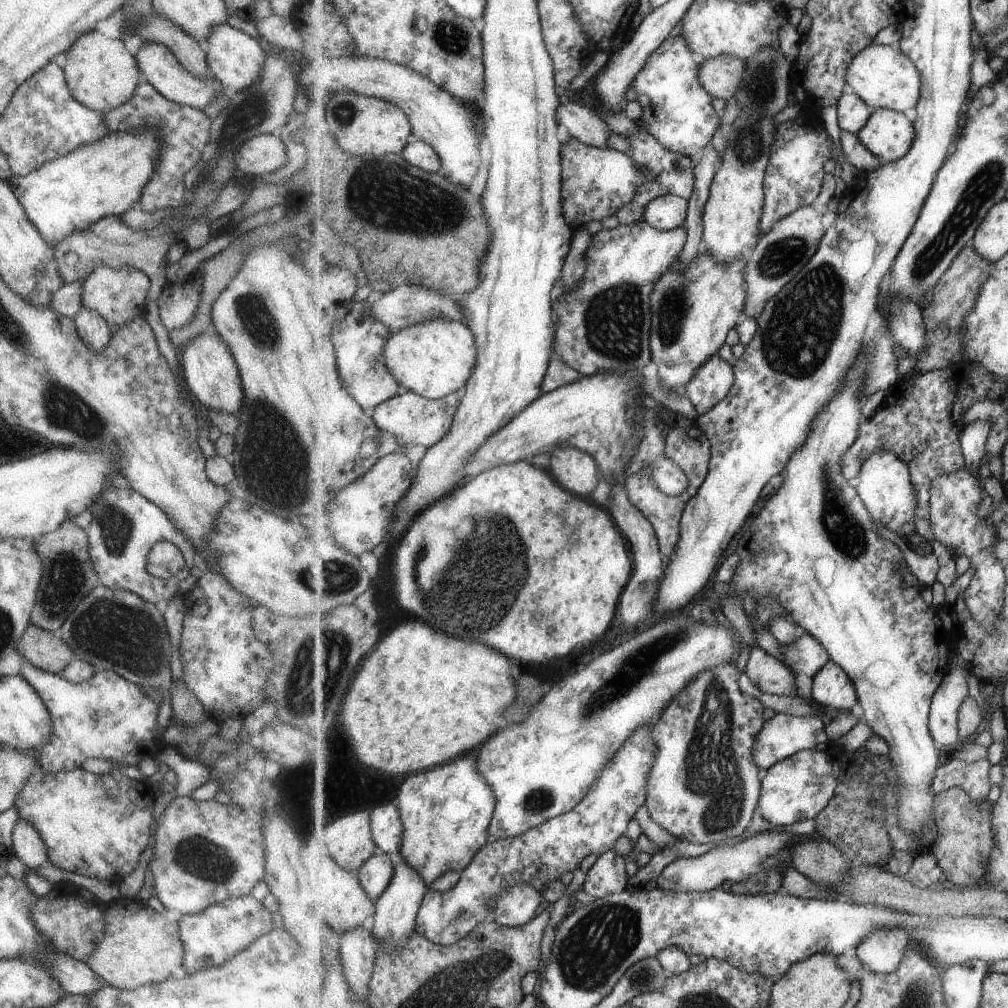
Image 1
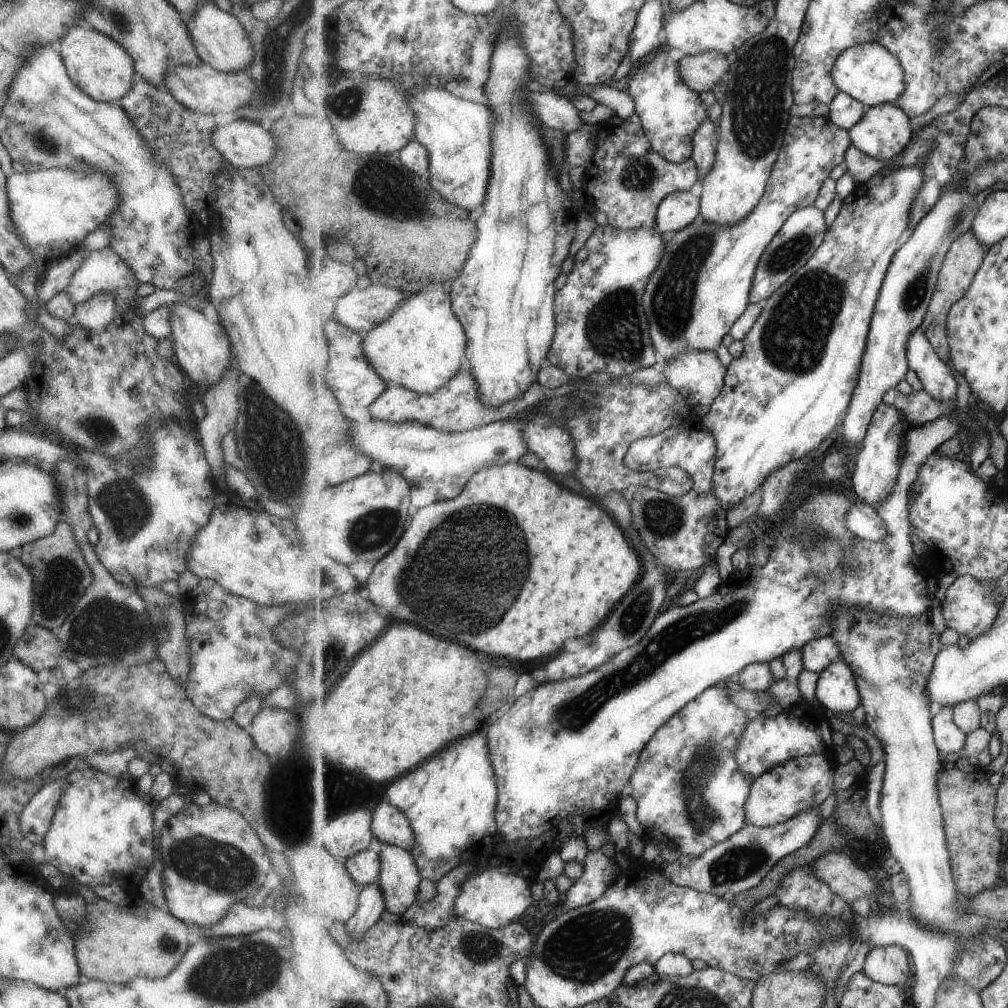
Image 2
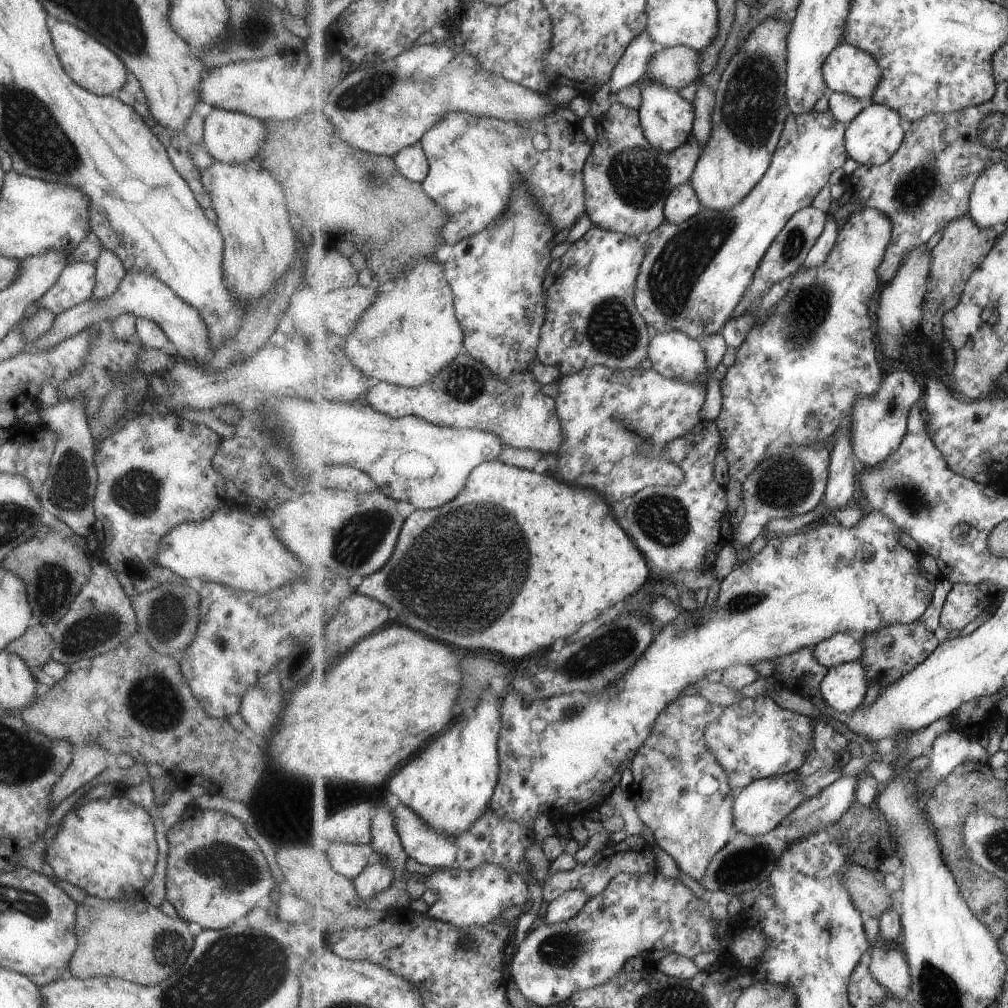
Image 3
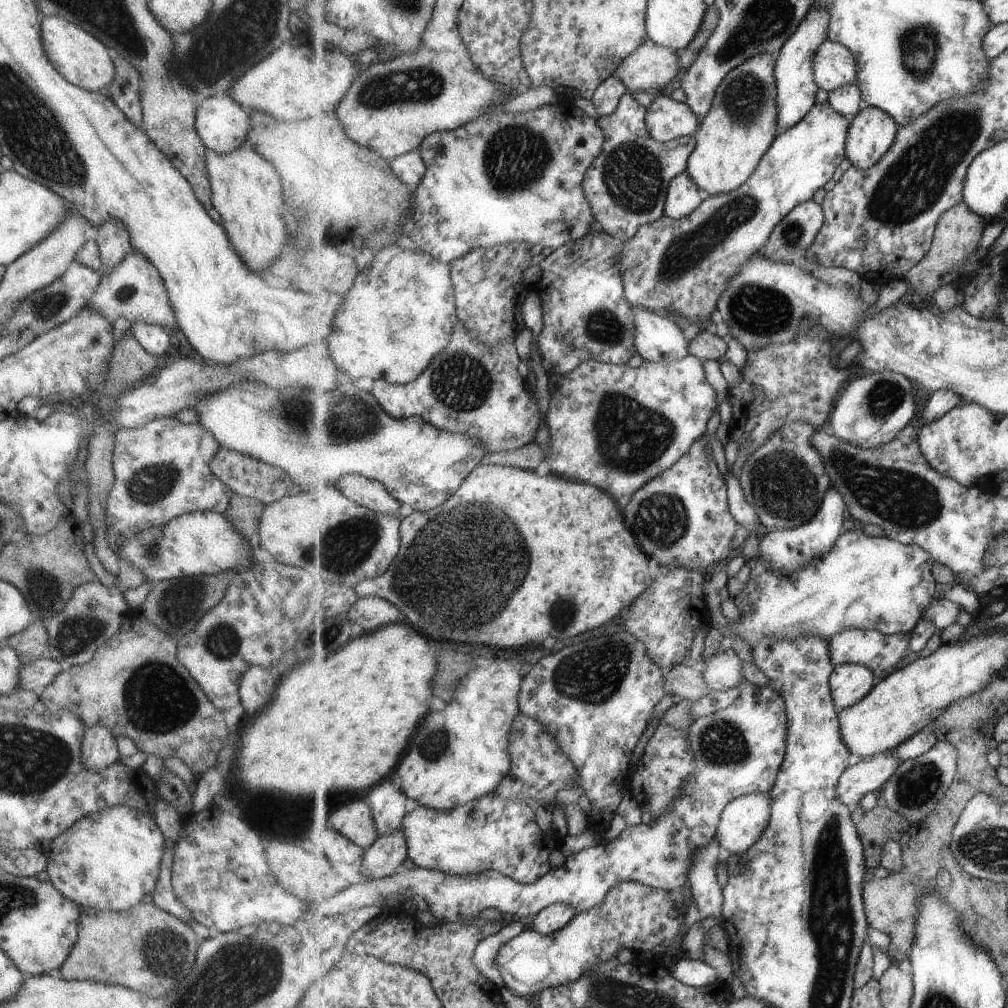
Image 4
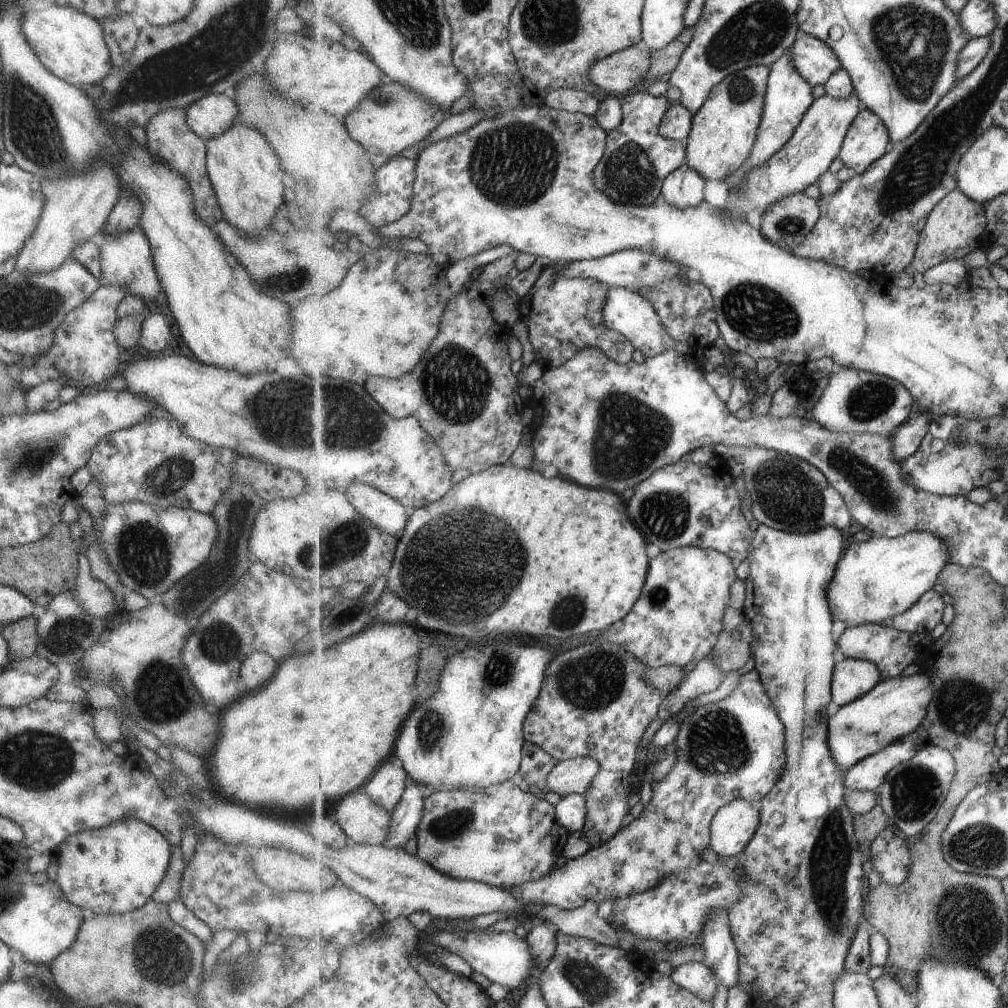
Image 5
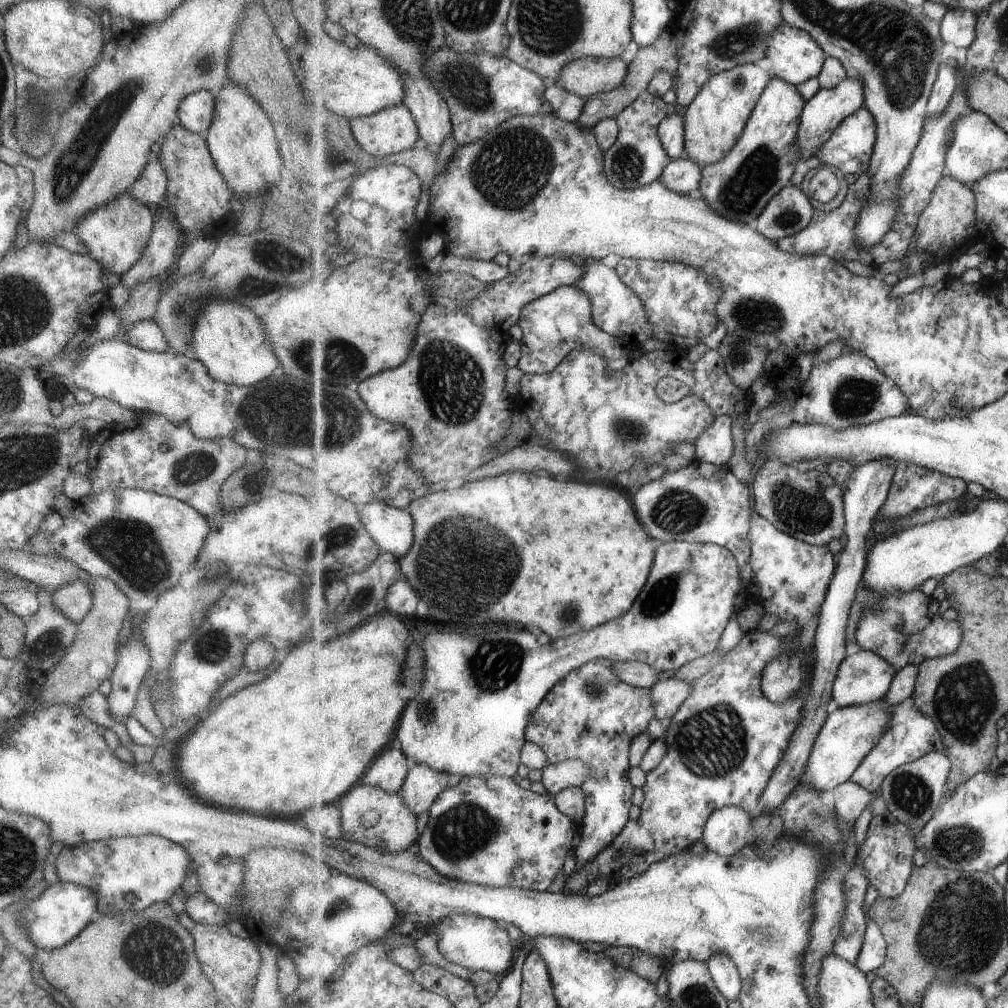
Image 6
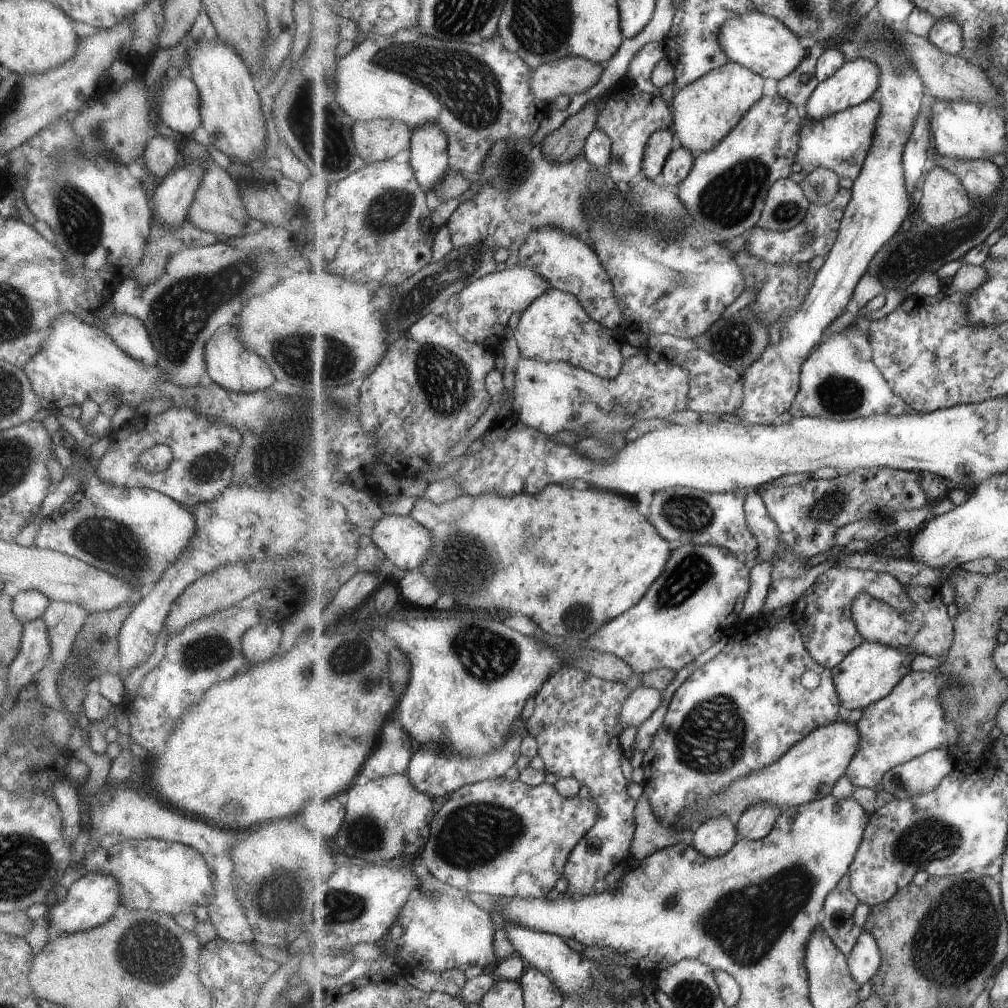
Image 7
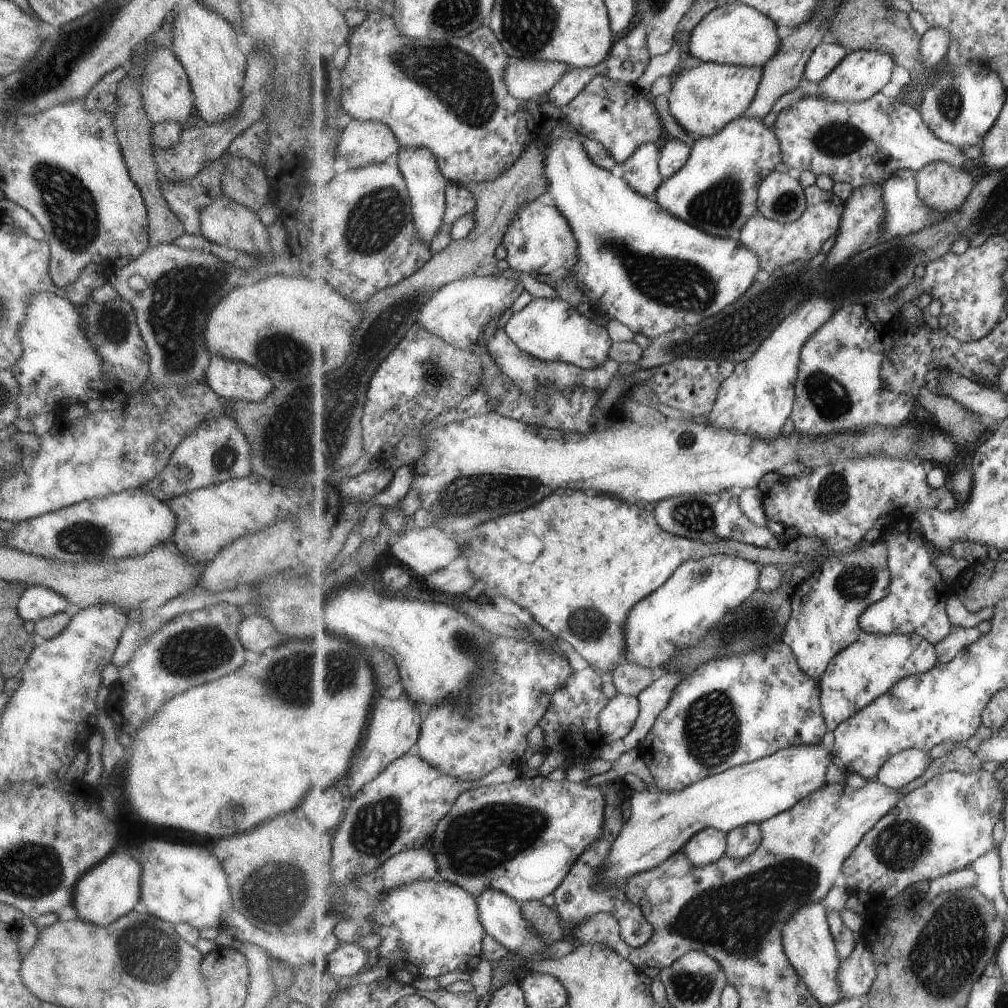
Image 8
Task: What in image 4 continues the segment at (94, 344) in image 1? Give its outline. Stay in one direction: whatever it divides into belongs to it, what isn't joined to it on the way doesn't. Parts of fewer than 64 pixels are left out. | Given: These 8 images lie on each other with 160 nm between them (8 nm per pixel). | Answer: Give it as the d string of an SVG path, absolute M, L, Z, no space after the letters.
M105 221L97 231L95 242L101 261L100 273L116 267L130 252L127 231L121 221Z

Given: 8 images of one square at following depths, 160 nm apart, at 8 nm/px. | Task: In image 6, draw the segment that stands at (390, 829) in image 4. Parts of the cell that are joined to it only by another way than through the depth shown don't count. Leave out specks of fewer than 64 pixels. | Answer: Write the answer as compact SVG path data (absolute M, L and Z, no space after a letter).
M387 748L374 760L362 782L390 793L401 793L412 763L401 749Z

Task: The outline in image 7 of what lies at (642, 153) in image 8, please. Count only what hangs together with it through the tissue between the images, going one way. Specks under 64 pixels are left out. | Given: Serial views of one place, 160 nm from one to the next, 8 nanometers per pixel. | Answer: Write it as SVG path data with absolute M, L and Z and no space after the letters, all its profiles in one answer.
M672 129L654 132L646 146L646 160L642 170L644 176L660 180L666 160L677 145L677 138Z

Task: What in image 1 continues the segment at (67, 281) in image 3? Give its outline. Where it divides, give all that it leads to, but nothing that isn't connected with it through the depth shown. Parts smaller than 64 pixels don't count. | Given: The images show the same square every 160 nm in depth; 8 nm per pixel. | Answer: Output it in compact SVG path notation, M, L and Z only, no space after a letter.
M97 265L81 280L81 304L84 309L92 310L99 316L103 316L111 332L113 328L122 327L127 321L144 314L143 301L148 284L147 276L134 268L122 266L112 269L105 265Z

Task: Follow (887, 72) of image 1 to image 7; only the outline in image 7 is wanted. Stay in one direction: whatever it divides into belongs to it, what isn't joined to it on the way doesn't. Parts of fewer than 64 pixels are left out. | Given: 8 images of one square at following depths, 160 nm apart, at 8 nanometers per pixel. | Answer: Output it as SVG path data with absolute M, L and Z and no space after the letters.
M761 12L731 17L722 26L720 43L730 56L731 62L741 63L763 75L763 78L774 78L777 81L795 72L809 54L809 48L794 30L785 26L778 18Z

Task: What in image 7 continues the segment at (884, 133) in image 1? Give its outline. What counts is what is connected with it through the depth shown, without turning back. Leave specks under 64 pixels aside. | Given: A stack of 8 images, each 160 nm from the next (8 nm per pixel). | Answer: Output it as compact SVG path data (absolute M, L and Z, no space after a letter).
M871 98L859 106L851 107L820 121L811 121L808 117L804 117L797 162L804 171L811 172L819 167L827 167L840 177L849 177L854 181L866 164L880 114L881 103Z

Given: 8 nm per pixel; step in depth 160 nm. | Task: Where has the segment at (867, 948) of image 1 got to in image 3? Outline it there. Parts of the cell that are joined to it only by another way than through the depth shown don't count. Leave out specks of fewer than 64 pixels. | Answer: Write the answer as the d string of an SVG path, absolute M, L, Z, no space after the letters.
M877 941L873 944L870 954L870 971L877 982L887 987L889 995L896 999L906 999L911 992L913 975L905 950L889 948L884 942Z

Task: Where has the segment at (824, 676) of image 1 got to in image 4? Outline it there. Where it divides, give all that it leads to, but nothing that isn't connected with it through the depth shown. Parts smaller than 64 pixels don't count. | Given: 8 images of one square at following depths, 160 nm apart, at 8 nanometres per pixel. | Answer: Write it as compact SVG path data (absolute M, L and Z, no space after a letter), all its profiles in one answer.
M859 663L836 665L830 678L832 697L839 710L861 702L879 683L874 671Z

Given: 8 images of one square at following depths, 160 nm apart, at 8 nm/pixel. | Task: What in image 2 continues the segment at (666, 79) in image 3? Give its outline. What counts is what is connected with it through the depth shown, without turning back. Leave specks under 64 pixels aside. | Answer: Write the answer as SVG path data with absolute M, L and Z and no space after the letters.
M718 51L679 54L678 61L683 82L698 94L707 90L713 91L713 88L725 79L732 64L731 57Z

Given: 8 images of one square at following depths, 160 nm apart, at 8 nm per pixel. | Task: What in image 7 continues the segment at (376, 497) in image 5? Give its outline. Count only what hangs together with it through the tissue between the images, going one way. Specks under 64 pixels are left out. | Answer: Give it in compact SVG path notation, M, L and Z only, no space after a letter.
M386 514L373 526L370 537L402 570L419 569L429 558L433 535L408 515Z

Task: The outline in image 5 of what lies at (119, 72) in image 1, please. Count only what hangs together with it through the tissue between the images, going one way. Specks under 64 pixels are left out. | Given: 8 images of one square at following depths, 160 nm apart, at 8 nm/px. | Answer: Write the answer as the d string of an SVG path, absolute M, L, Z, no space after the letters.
M46 5L40 10L24 10L20 32L40 63L57 78L80 88L98 84L111 70L109 53L103 41L101 24L77 9Z

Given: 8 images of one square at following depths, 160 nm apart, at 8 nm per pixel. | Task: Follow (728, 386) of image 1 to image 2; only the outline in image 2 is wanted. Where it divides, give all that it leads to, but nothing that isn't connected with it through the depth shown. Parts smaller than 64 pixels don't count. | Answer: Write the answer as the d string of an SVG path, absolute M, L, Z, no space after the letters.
M686 349L679 354L679 358L665 362L665 376L667 383L677 388L684 398L690 401L690 406L710 408L719 398L725 387L727 368L721 364L715 351Z

